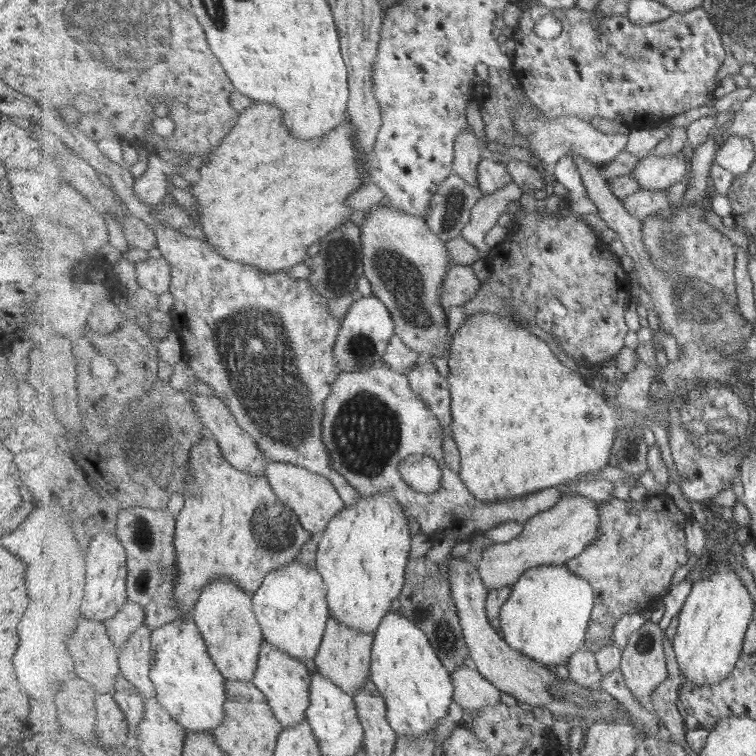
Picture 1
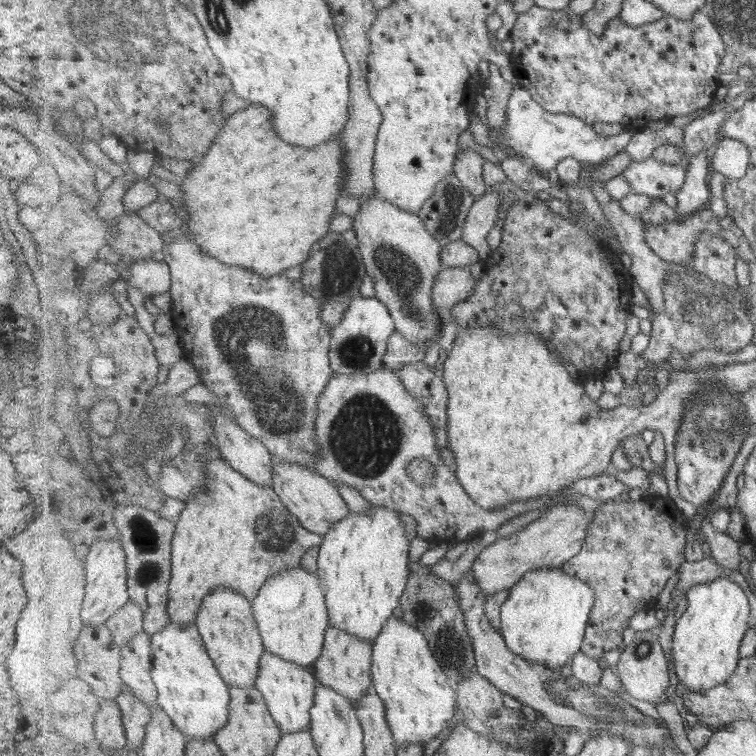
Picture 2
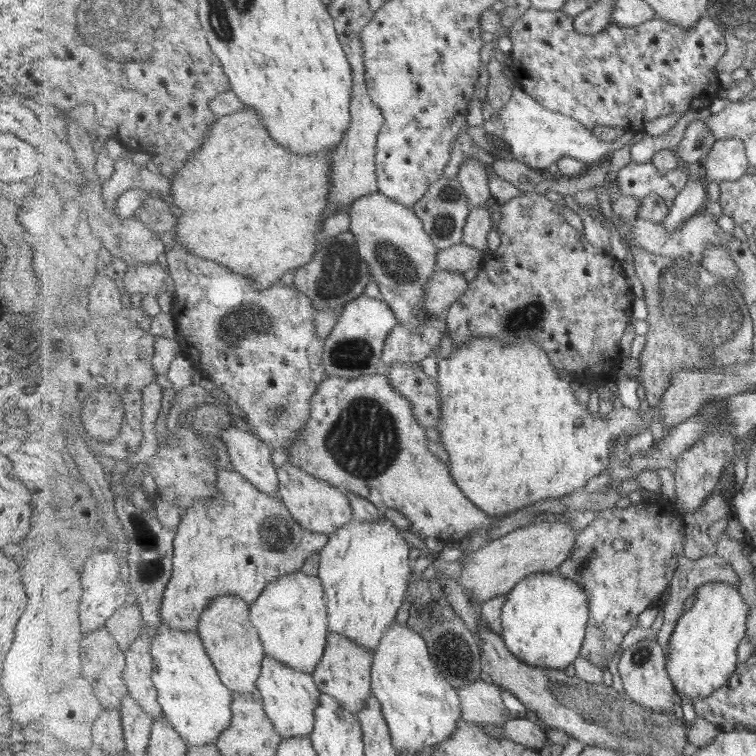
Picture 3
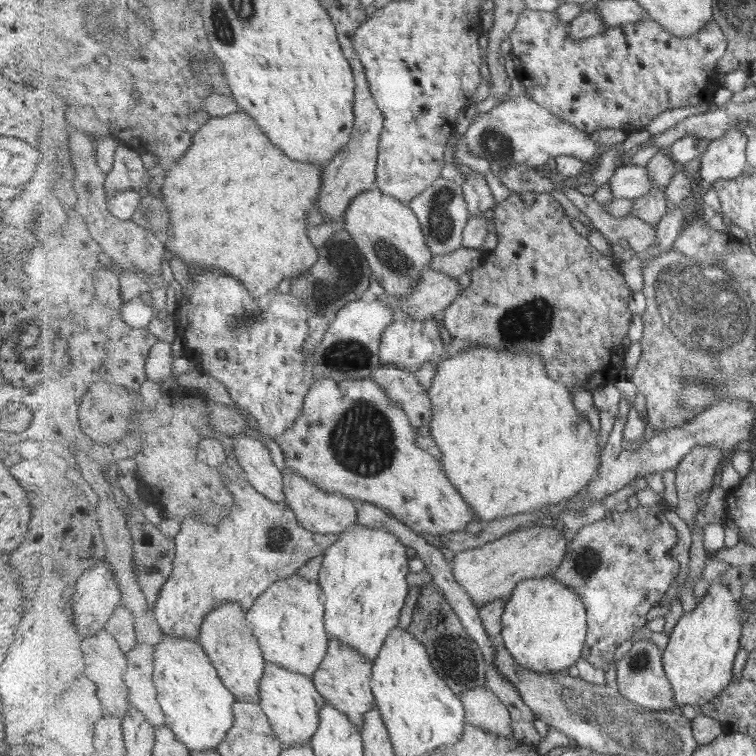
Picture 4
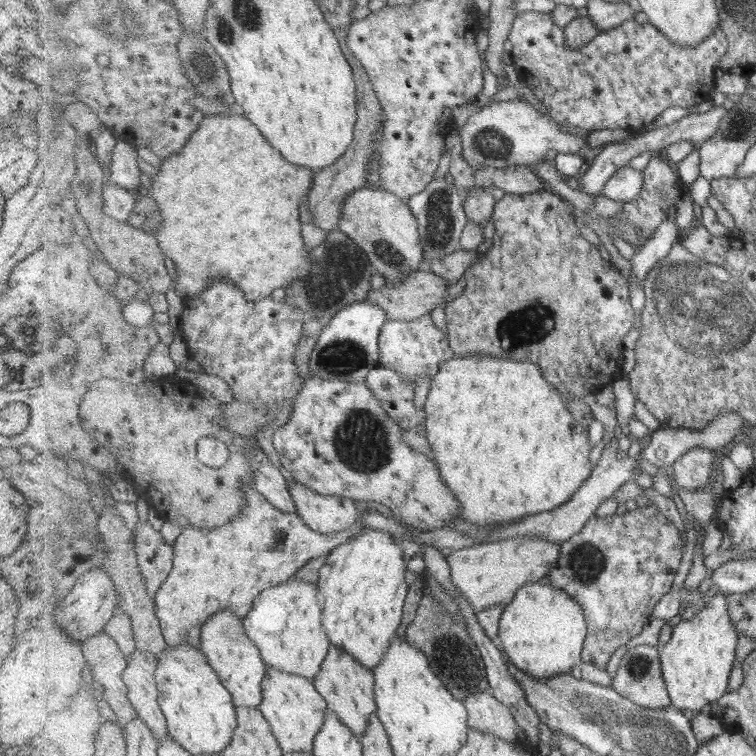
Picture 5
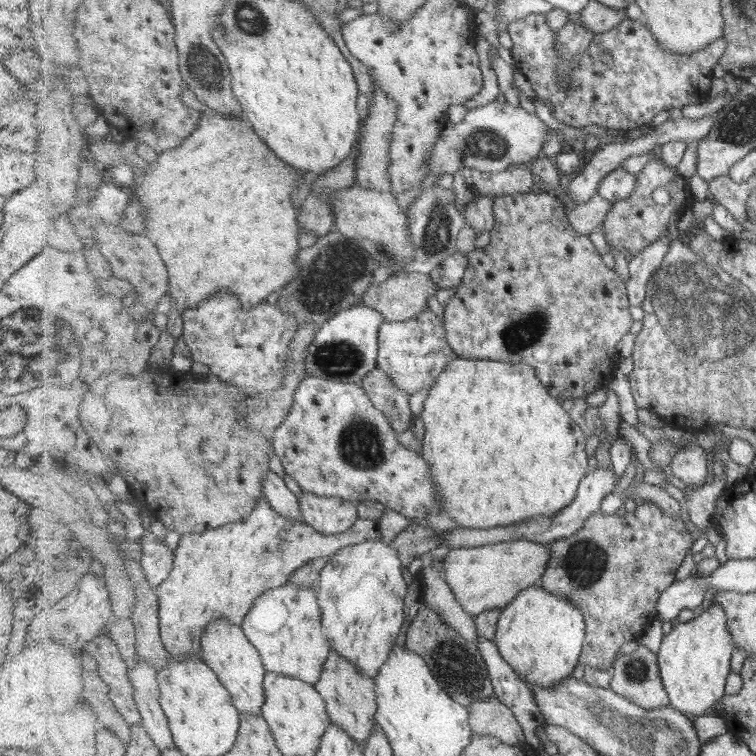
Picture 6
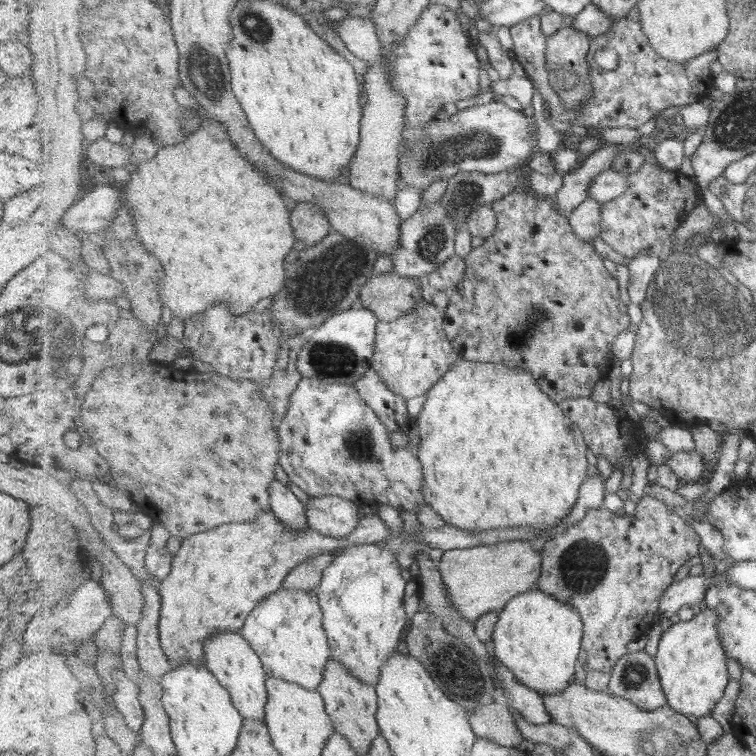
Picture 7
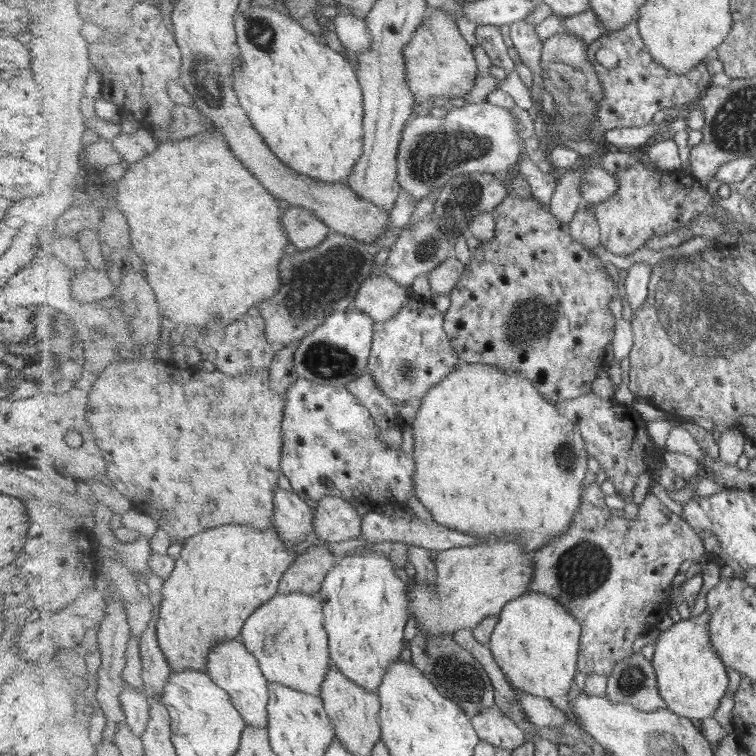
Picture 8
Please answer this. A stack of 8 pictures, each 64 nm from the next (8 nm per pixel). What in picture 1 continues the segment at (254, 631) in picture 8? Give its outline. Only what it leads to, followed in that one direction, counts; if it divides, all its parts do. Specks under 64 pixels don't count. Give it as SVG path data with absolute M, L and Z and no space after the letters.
M295 560L290 566L273 570L252 597L264 641L312 665L319 654L330 618L328 592L317 569Z

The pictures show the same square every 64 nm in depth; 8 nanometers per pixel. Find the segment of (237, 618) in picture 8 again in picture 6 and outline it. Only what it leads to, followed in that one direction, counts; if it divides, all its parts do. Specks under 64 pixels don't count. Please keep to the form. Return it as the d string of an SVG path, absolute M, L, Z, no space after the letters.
M266 497L259 500L258 506L255 508L254 512L251 514L251 517L238 522L229 522L220 526L219 528L211 528L208 532L205 533L194 533L194 534L185 534L181 536L181 540L178 544L178 547L174 551L174 568L170 573L170 576L167 578L167 581L161 583L157 588L157 593L159 595L159 616L160 616L160 631L162 634L162 642L167 644L167 650L175 656L179 654L197 654L200 655L202 652L202 641L203 635L205 634L206 628L217 618L229 618L235 624L242 625L244 623L245 617L248 615L248 612L252 610L252 606L256 603L256 600L260 598L264 592L271 590L272 588L279 588L287 584L290 581L290 577L302 567L305 567L306 564L313 559L319 557L332 557L335 556L341 549L355 545L357 543L364 544L370 539L381 539L381 530L379 530L379 524L373 522L373 520L360 520L358 525L354 530L348 531L345 533L338 533L335 535L323 534L320 531L317 531L315 528L312 528L310 525L305 524L301 521L291 521L287 517L283 517L276 509L273 509L271 505L268 504Z

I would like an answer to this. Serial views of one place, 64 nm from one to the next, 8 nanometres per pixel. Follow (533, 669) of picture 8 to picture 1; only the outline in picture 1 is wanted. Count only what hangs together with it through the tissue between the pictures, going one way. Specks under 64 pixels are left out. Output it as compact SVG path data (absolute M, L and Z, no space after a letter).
M567 564L531 567L517 583L512 585L512 594L501 611L501 633L510 648L523 652L537 662L552 668L558 664L566 664L573 654L585 648L592 613L596 608L596 599L592 585L584 577L570 572Z

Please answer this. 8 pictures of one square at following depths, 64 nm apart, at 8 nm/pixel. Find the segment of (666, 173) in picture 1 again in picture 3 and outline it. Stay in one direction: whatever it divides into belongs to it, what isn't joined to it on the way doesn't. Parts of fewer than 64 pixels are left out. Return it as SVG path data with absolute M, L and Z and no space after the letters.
M630 162L624 166L616 177L621 196L635 196L643 198L651 192L663 199L671 199L673 202L681 190L689 185L690 174L685 174L681 168L677 168L667 175L659 173L659 170L649 163Z

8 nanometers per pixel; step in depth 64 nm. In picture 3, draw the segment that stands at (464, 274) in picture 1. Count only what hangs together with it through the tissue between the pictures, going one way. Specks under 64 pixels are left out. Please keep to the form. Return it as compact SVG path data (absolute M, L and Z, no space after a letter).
M439 269L433 273L425 287L425 308L429 318L438 316L445 319L451 305L468 292L469 282L462 272Z

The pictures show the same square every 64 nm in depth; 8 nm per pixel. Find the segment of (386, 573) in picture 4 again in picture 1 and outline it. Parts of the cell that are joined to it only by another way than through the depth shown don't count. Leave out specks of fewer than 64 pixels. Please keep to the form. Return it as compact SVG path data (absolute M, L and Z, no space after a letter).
M393 492L361 496L357 502L319 535L317 570L327 588L330 614L349 628L375 634L405 586L413 538L408 513Z

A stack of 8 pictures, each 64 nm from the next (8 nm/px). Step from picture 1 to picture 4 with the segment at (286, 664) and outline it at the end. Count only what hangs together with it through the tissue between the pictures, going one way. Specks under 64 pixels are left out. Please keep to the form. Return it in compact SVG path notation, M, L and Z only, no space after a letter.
M266 662L264 678L260 684L260 704L272 722L273 730L283 744L283 750L287 750L299 744L312 742L313 735L320 727L320 710L323 710L327 700L311 676L291 672L289 669L281 668L279 664Z

